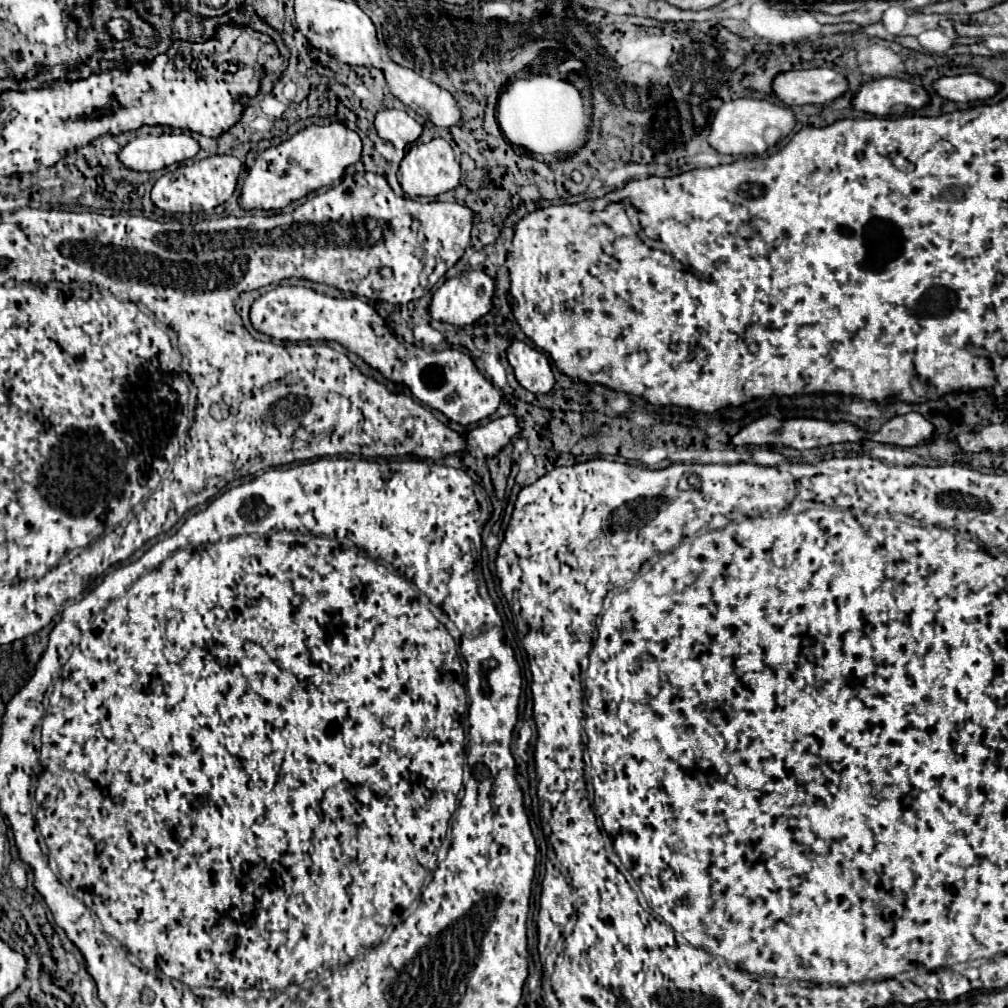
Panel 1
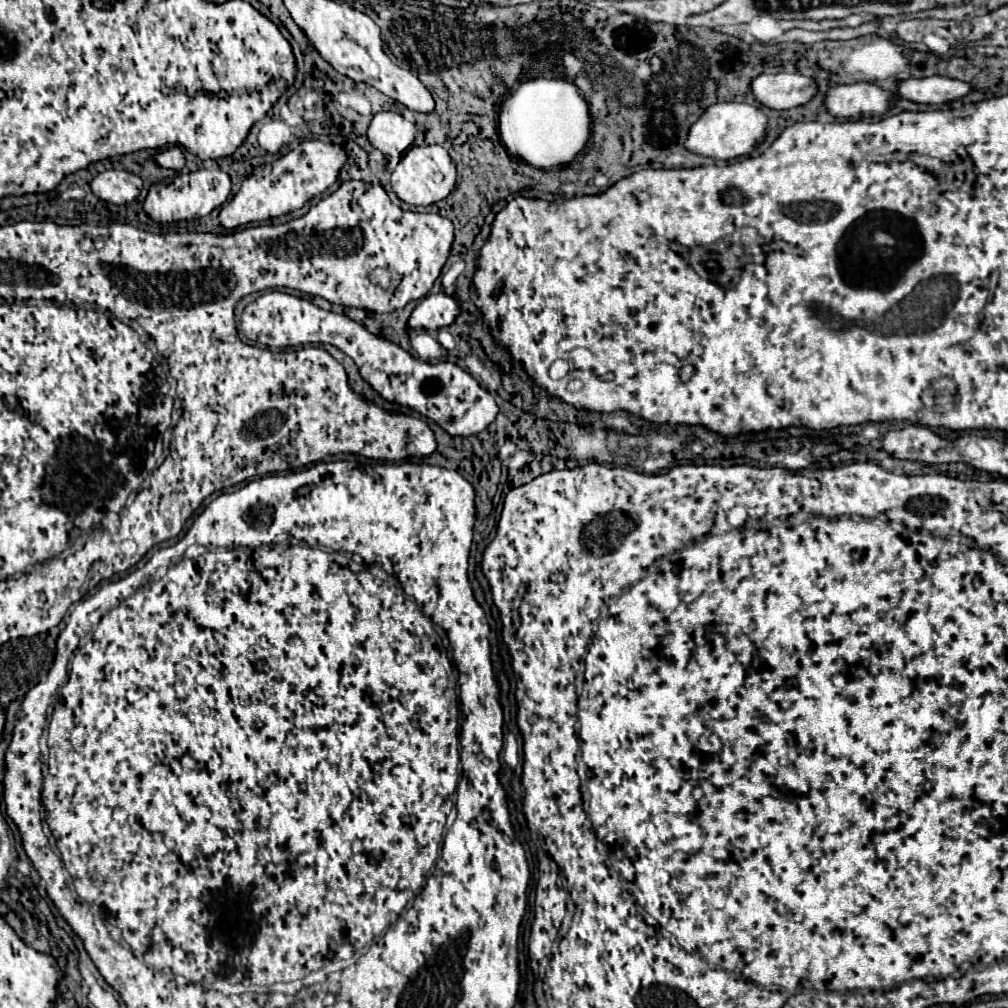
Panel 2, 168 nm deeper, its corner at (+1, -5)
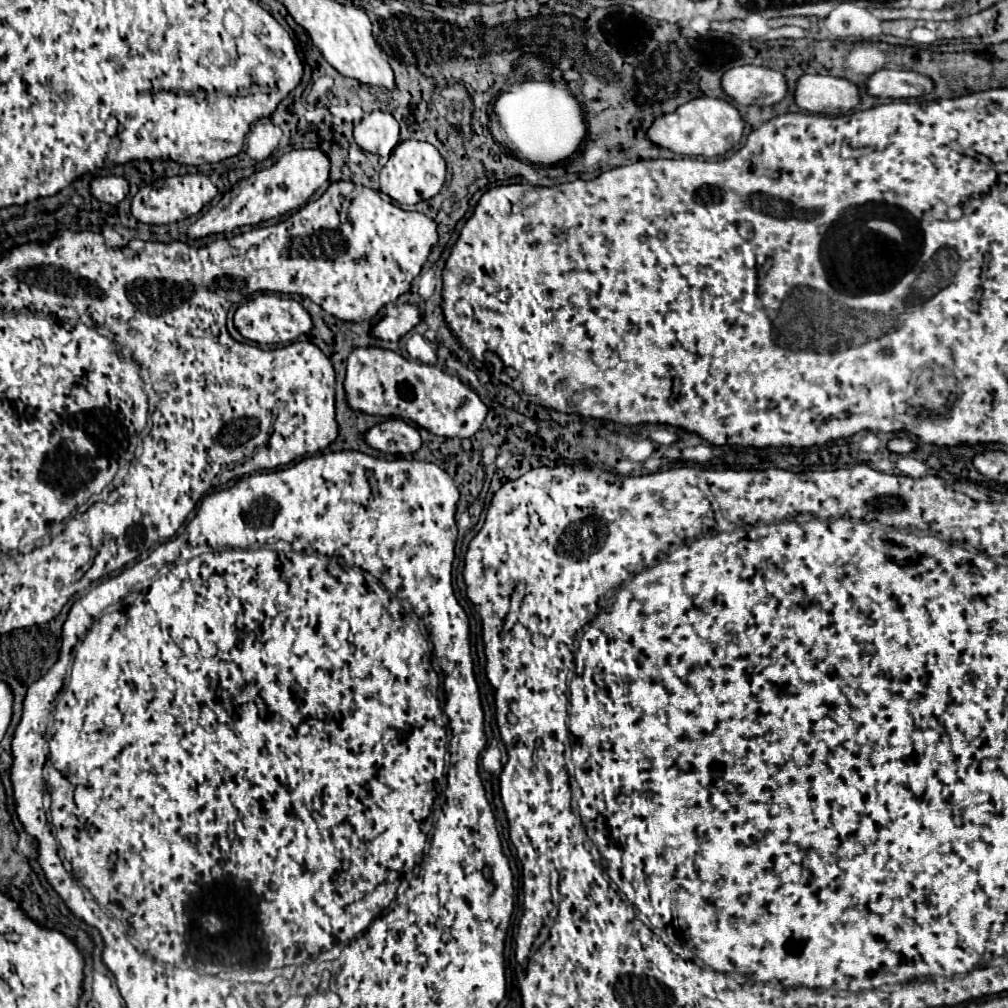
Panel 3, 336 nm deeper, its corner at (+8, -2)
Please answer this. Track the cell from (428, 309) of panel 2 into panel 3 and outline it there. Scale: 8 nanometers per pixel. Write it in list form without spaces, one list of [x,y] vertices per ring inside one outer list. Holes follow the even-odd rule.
[[[412,303],[398,305],[396,315],[386,315],[372,327],[372,335],[386,341],[398,341],[400,337],[410,333],[420,321],[422,321],[422,315],[416,305]]]

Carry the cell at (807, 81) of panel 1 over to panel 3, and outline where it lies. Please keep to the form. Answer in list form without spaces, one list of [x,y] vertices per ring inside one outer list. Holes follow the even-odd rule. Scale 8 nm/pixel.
[[[742,65],[724,73],[722,89],[738,105],[776,105],[786,97],[788,83],[780,71]]]

